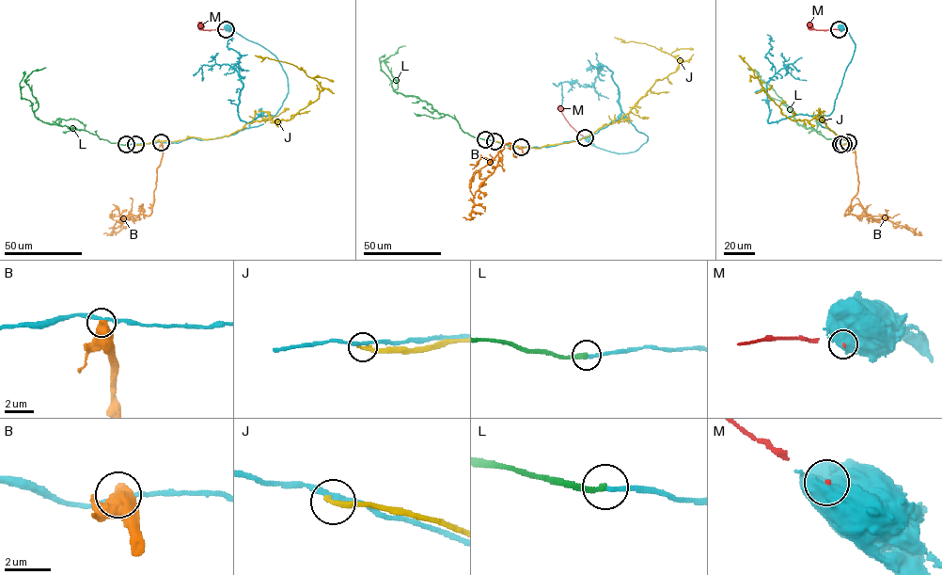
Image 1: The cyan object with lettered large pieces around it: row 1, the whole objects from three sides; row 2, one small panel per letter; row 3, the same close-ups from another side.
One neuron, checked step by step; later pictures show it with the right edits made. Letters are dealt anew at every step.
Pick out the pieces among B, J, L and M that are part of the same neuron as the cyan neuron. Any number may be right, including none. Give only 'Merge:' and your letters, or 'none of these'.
Merge: L

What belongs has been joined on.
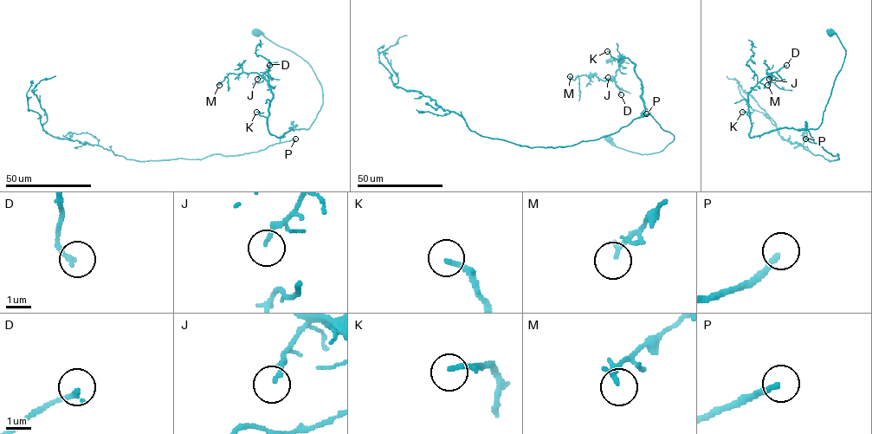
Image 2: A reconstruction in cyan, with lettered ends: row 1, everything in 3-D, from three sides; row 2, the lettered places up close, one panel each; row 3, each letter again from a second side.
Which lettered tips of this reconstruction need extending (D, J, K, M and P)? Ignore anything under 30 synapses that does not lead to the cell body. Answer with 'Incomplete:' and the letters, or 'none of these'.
Incomplete: K, P

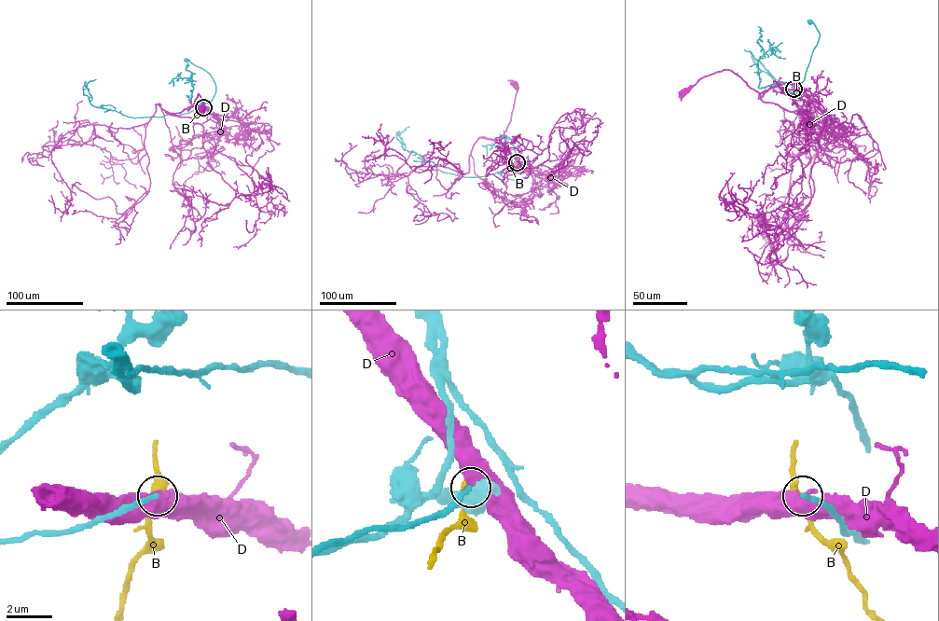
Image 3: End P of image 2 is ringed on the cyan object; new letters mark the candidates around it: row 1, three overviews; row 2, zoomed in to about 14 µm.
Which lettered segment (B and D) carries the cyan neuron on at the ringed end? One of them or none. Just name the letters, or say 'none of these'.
none of these

